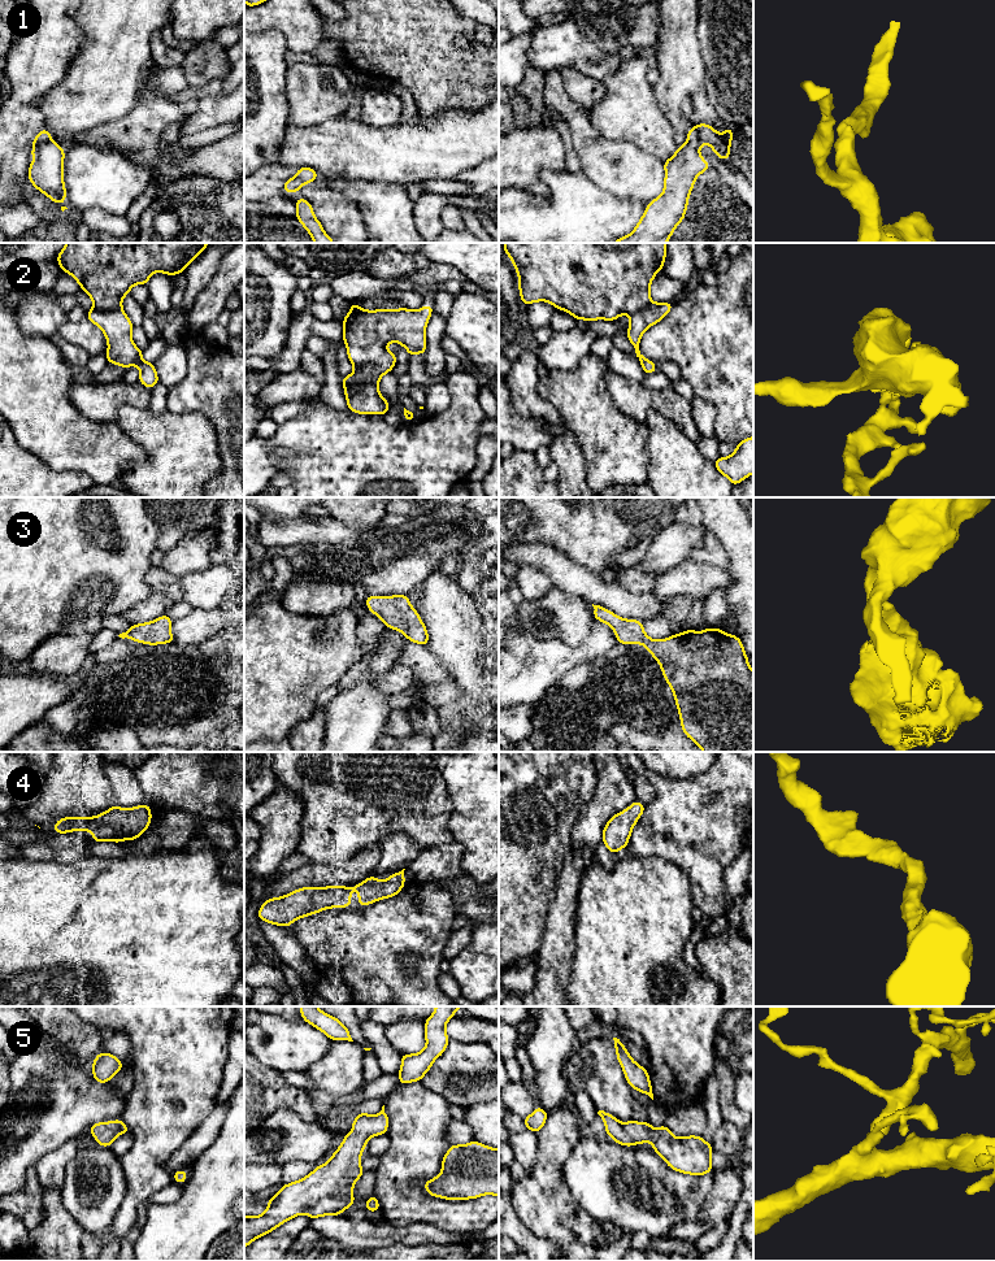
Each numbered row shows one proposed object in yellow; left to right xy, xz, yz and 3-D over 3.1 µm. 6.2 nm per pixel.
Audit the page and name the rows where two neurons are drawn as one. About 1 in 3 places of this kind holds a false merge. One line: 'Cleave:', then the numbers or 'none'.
Cleave: 2

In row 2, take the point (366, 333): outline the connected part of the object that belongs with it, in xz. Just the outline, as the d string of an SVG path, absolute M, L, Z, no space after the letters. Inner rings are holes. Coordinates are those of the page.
M351 303L351 310L343 319L343 342L353 365L355 382L379 381L396 364L396 355L386 347L400 343L412 357L426 353L426 326L434 310L425 305L420 310L361 309Z

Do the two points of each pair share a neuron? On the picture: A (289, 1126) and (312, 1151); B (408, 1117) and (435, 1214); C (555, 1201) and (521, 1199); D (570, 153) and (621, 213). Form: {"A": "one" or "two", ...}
{"A": "one", "B": "one", "C": "one", "D": "two"}

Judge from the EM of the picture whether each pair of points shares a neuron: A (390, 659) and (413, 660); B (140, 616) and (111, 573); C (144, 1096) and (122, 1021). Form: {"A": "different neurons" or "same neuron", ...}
{"A": "different neurons", "B": "different neurons", "C": "same neuron"}

